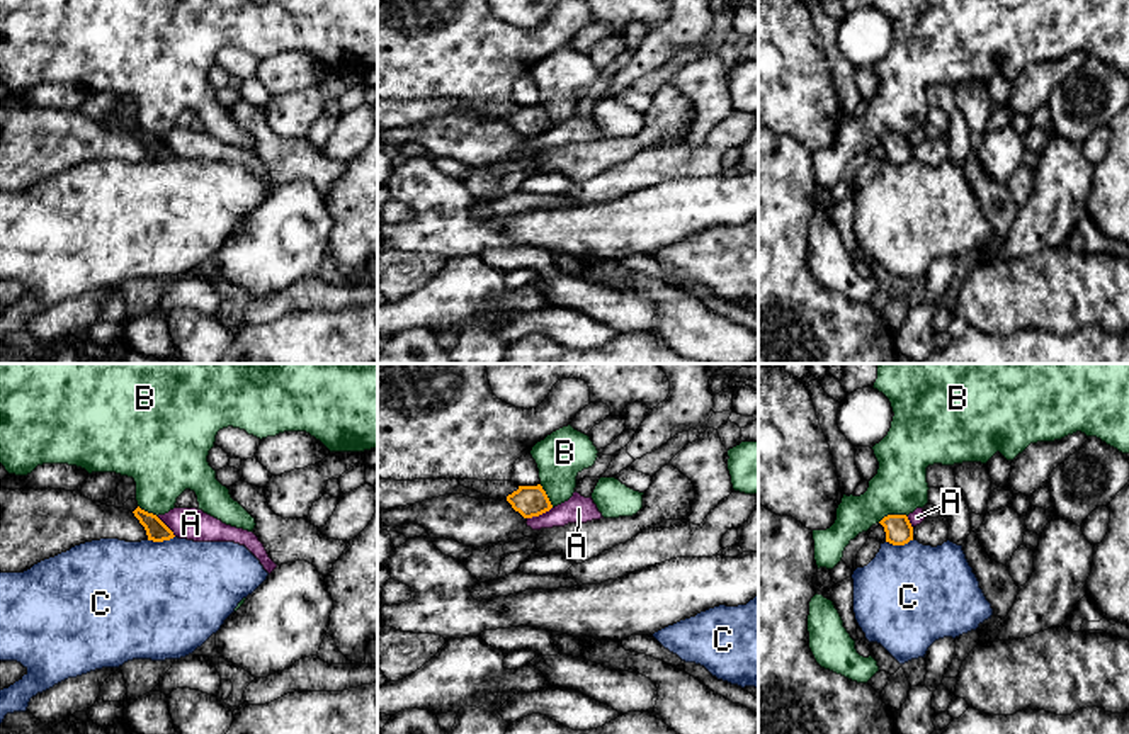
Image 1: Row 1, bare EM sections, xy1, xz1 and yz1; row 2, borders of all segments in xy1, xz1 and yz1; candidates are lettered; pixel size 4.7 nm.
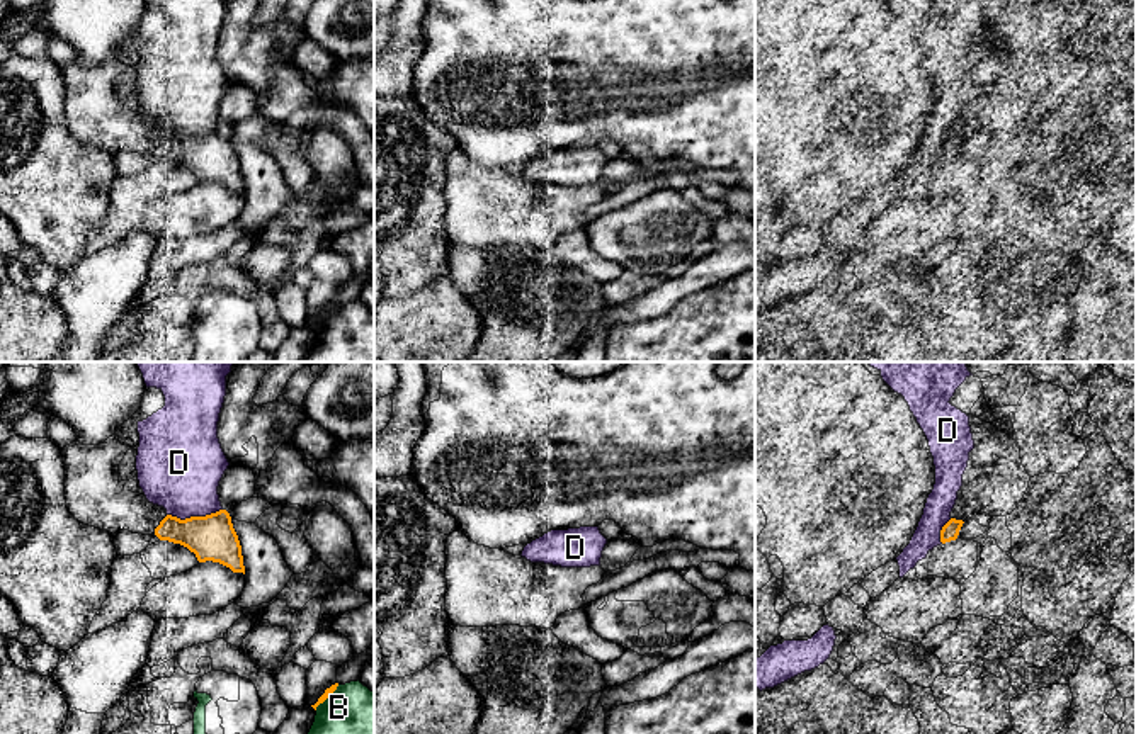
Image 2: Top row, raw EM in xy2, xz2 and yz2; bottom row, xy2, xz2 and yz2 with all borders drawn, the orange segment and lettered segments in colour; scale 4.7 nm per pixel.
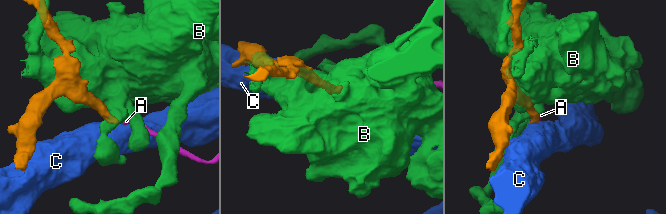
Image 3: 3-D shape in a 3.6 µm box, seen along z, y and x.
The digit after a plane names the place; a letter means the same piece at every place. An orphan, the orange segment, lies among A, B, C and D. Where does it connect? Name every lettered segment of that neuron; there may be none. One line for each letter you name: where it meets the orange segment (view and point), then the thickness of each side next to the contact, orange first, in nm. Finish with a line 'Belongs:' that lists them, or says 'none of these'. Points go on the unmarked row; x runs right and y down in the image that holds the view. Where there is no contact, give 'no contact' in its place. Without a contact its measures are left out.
Belongs: none of these

